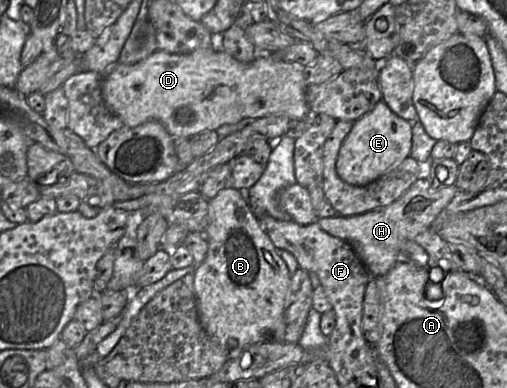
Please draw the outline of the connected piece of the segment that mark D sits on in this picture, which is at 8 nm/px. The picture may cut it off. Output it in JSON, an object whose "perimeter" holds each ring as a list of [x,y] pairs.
{"perimeter":[[[220,34],[212,35],[212,41],[213,43],[215,42],[217,47],[214,46],[213,48],[197,49],[191,53],[186,54],[174,54],[164,51],[156,51],[149,57],[135,65],[123,65],[118,63],[114,64],[106,73],[103,74],[104,78],[102,82],[102,96],[105,104],[112,113],[117,115],[123,121],[126,127],[134,128],[145,123],[146,121],[156,120],[164,125],[168,133],[175,140],[179,138],[191,138],[203,131],[216,131],[222,125],[235,124],[243,119],[259,119],[270,115],[284,114],[296,123],[305,120],[311,116],[308,105],[306,103],[307,86],[304,79],[305,67],[298,63],[275,61],[272,60],[269,55],[260,55],[259,53],[255,60],[253,60],[252,62],[243,63],[234,59],[223,50],[222,37]]]}

